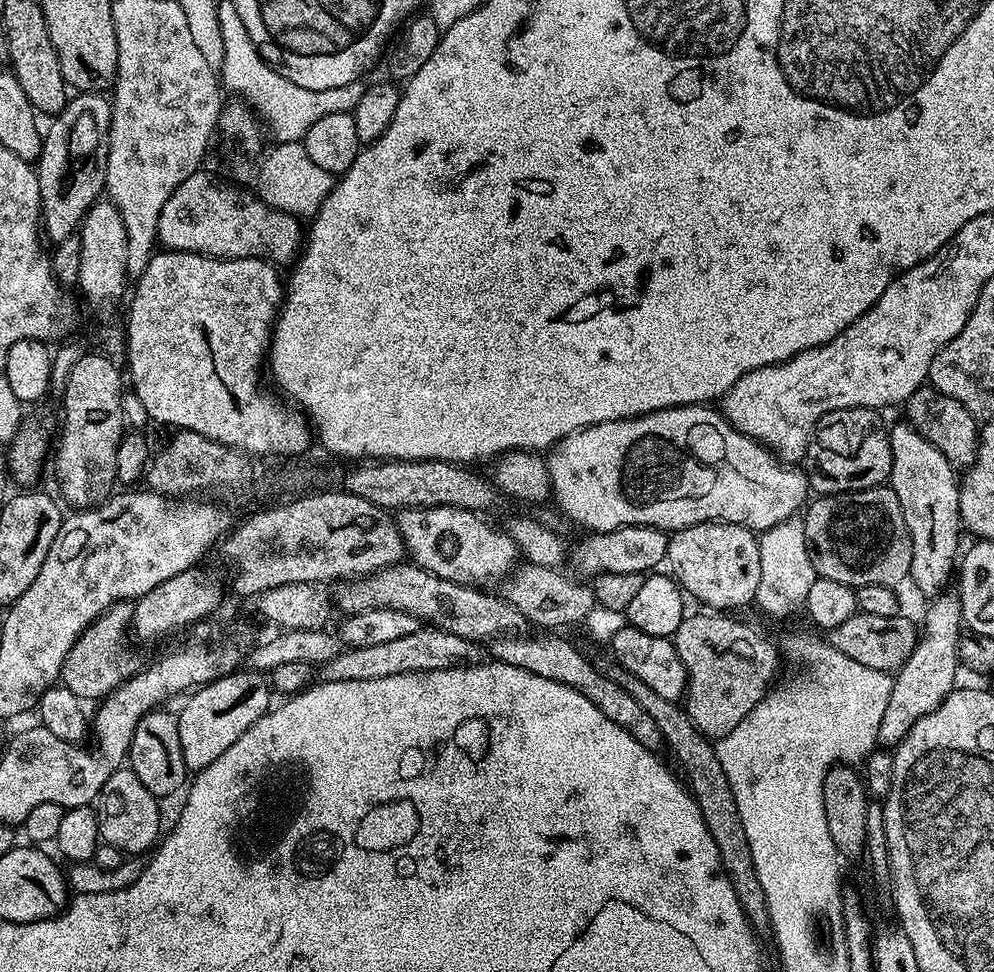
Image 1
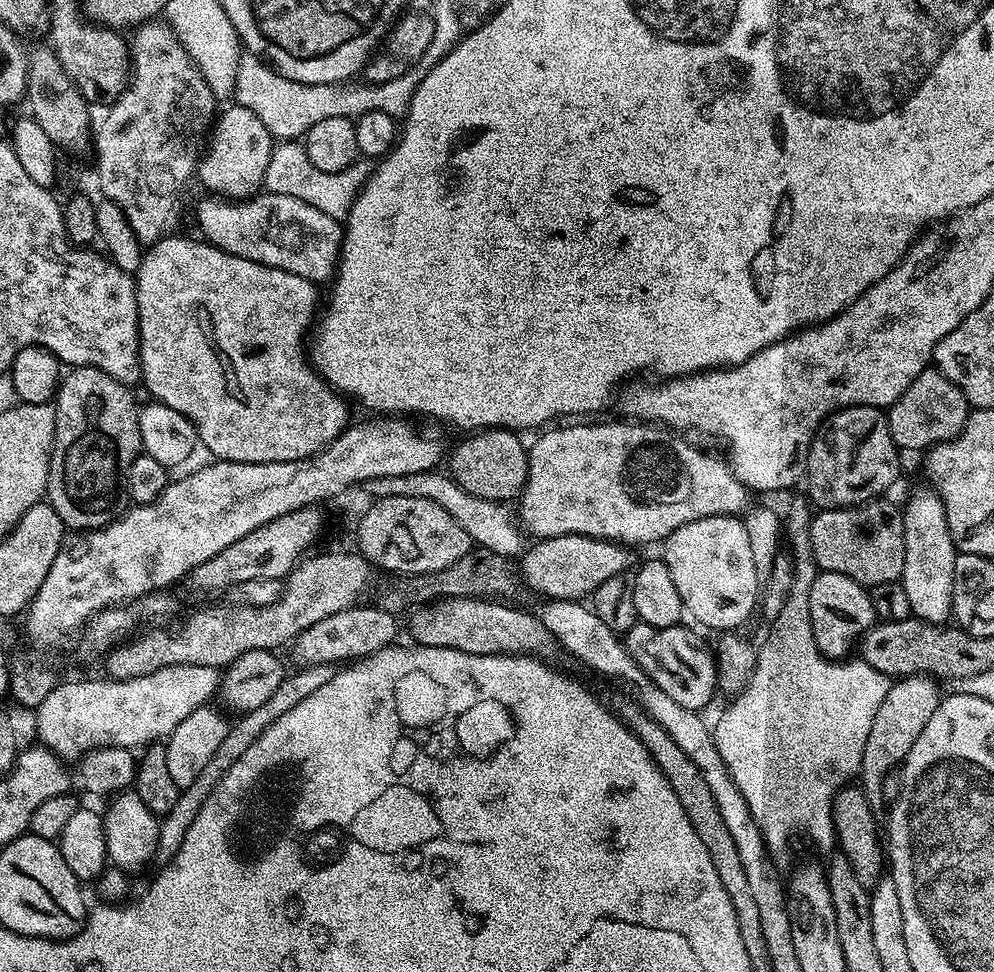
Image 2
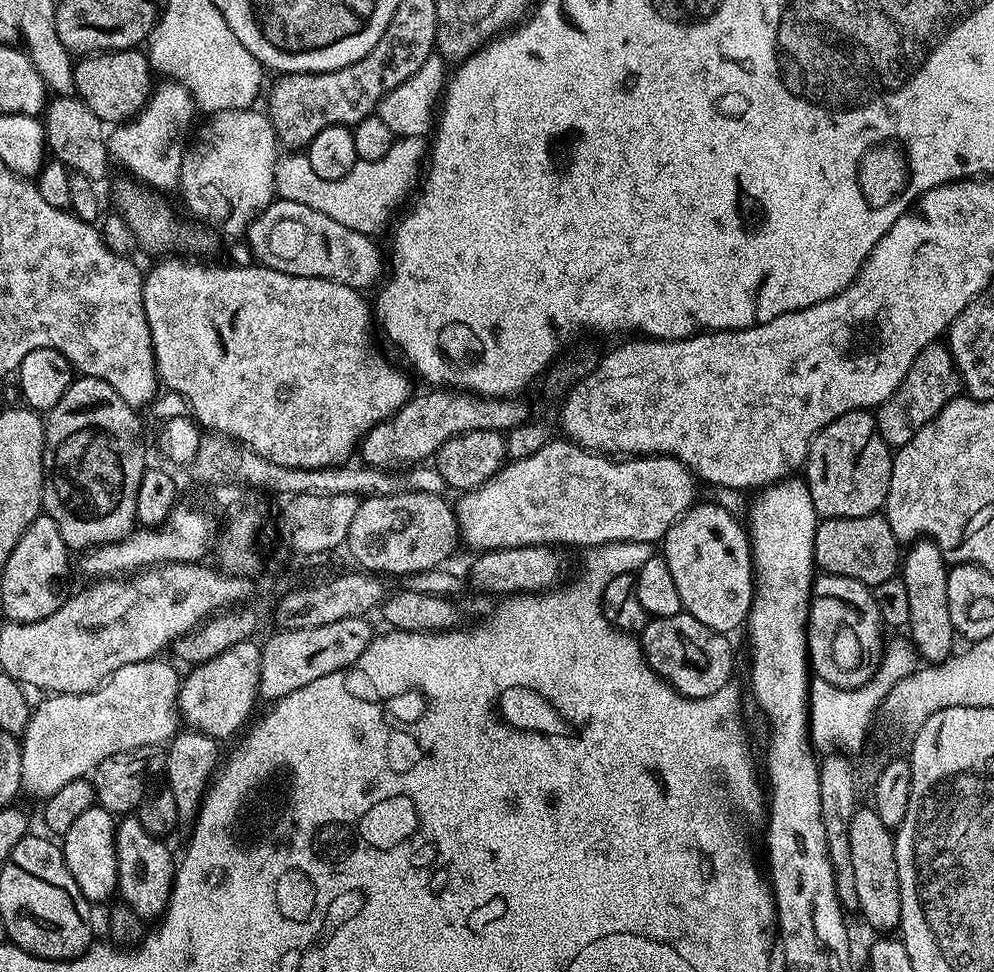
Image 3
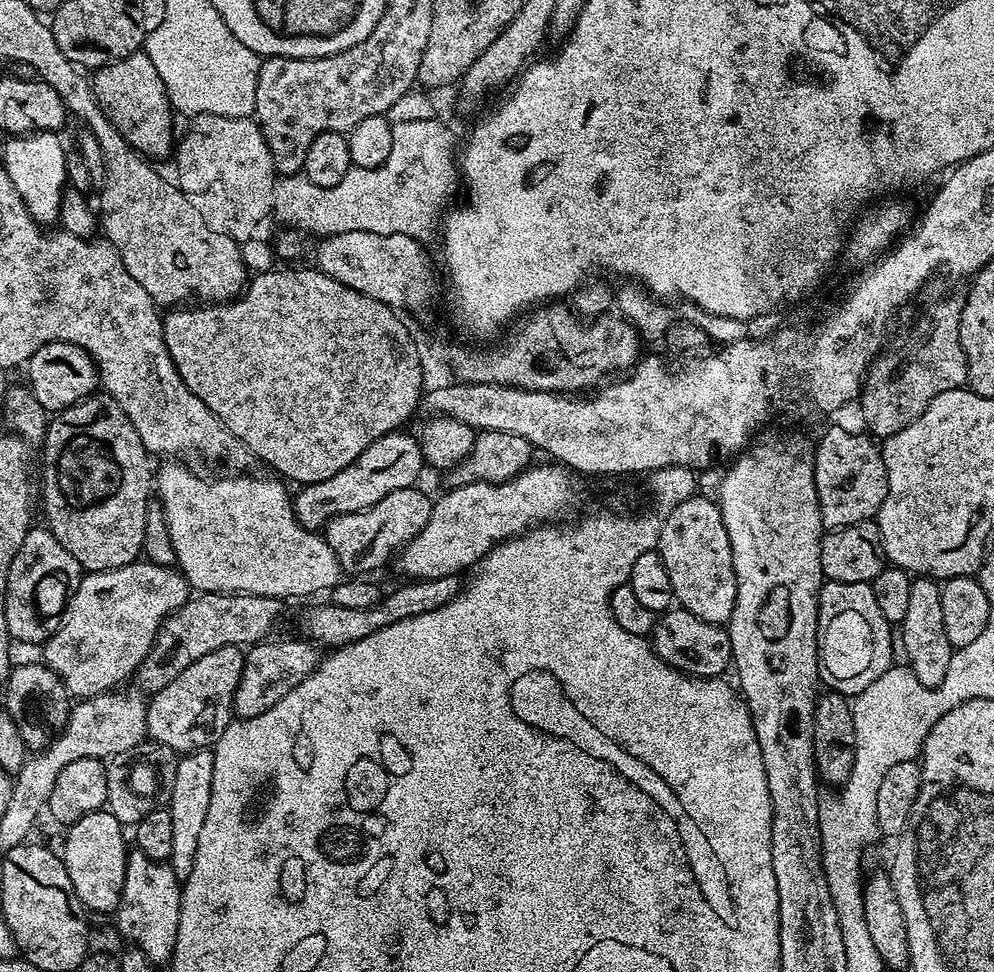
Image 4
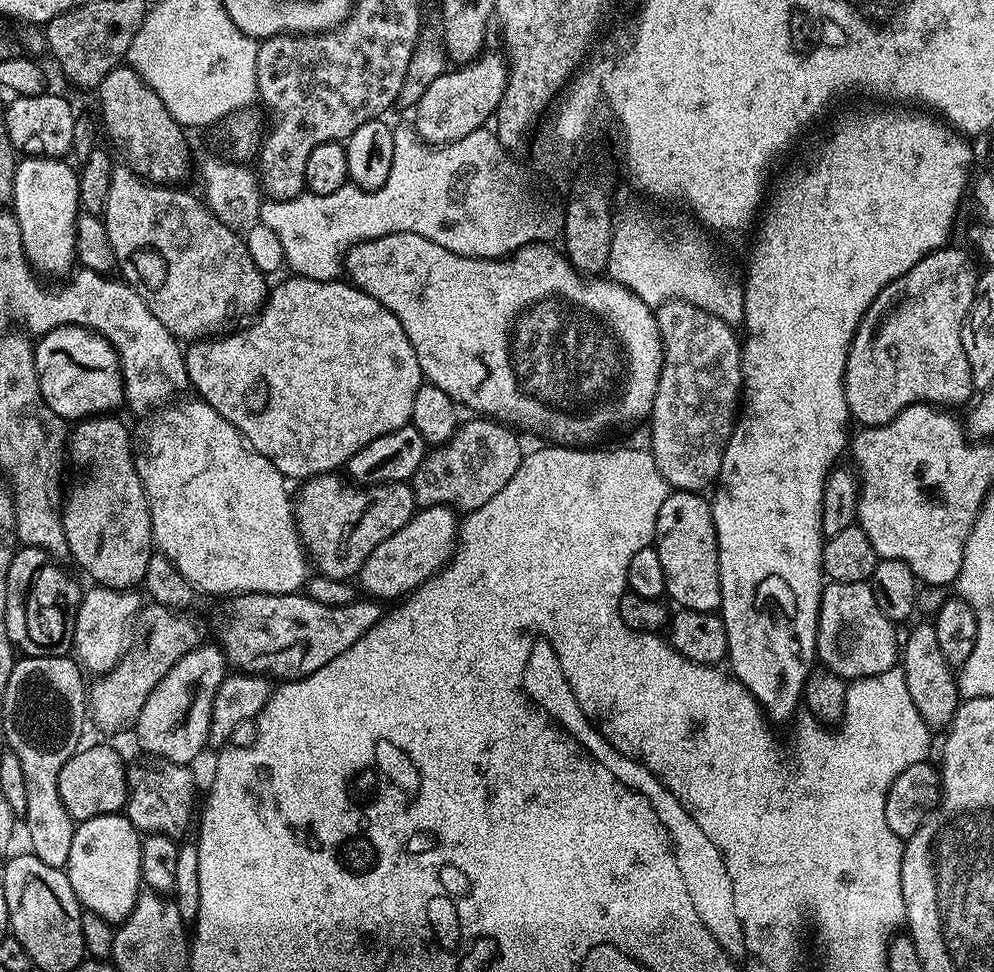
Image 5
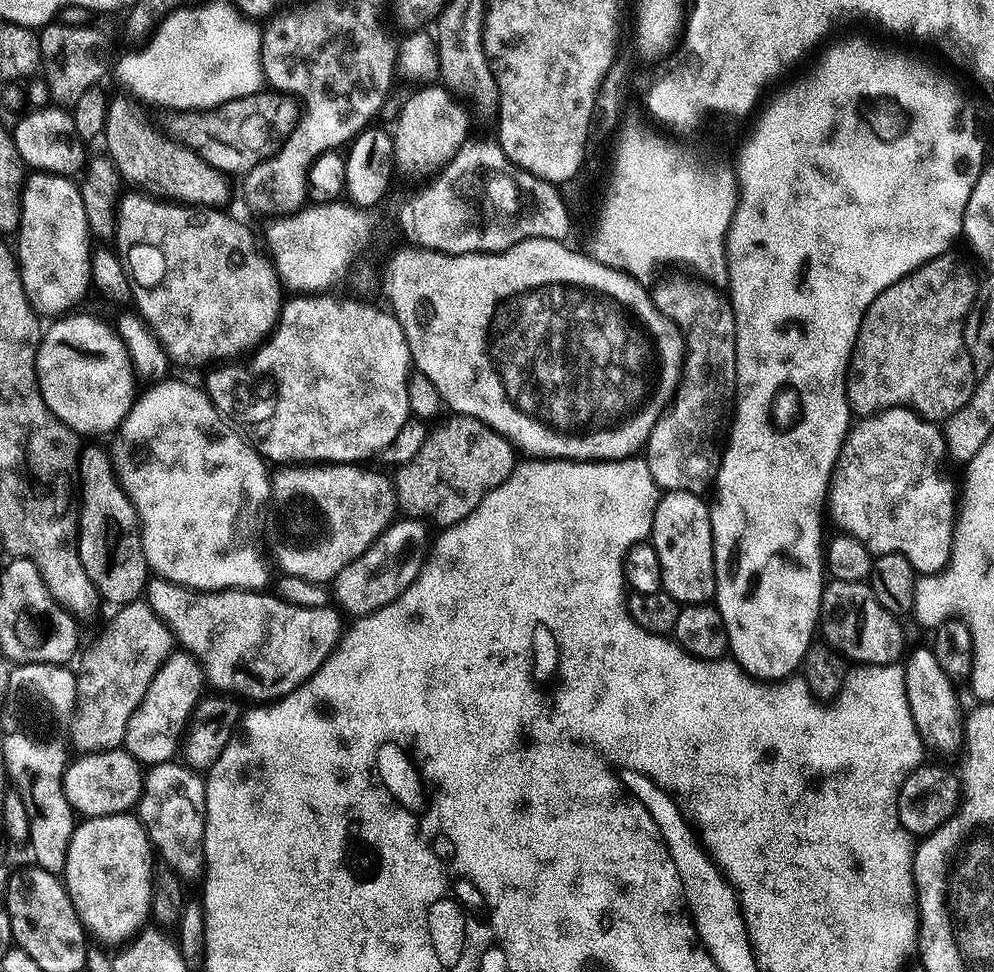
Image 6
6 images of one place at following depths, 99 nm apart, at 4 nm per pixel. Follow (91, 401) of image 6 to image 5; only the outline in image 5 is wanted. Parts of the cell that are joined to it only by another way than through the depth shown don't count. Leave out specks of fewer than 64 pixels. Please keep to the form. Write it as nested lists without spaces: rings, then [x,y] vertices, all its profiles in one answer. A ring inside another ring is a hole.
[[[67,324],[61,328],[55,328],[45,332],[35,341],[36,369],[38,370],[38,382],[42,390],[42,398],[54,410],[54,414],[61,416],[65,422],[79,422],[94,416],[115,413],[119,404],[125,403],[124,379],[120,373],[120,359],[118,354],[110,346],[106,338],[102,338],[90,328]]]

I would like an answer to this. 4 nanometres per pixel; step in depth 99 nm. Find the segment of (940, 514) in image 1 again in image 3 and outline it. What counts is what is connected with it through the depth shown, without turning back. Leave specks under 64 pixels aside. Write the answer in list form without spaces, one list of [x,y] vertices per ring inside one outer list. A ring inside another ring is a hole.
[[[921,538],[903,553],[902,575],[906,582],[906,595],[910,597],[910,618],[906,625],[907,635],[921,661],[929,665],[942,664],[953,655],[952,640],[957,639],[950,622],[950,606],[946,602],[946,578],[949,565],[934,541]]]

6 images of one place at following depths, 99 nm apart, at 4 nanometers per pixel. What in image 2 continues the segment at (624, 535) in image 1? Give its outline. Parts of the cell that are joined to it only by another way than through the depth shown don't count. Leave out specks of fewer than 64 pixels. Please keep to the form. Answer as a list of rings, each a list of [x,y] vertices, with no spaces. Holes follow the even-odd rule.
[[[566,534],[546,536],[535,541],[536,545],[525,547],[519,557],[518,576],[536,592],[549,600],[583,601],[606,582],[606,578],[625,575],[633,567],[631,547],[615,540],[599,540],[593,536]]]

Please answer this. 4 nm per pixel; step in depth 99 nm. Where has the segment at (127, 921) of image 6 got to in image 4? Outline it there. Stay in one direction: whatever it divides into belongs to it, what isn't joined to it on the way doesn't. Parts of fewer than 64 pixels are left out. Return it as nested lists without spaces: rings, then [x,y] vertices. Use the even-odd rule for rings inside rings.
[[[101,810],[86,814],[86,818],[71,824],[67,832],[62,859],[66,874],[70,874],[70,882],[74,882],[74,894],[78,894],[89,913],[115,913],[120,904],[130,851],[130,844],[124,841],[125,825],[120,824],[112,812]]]

